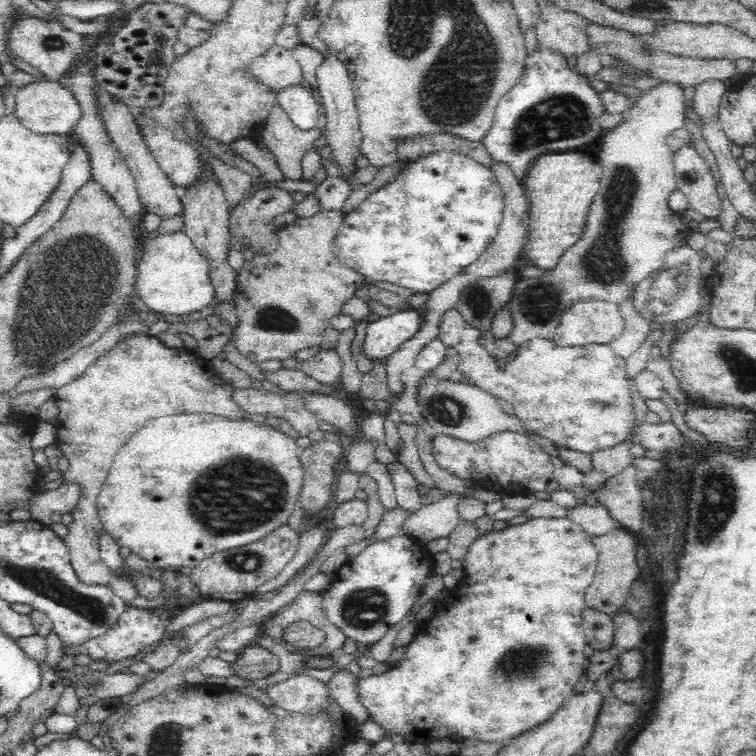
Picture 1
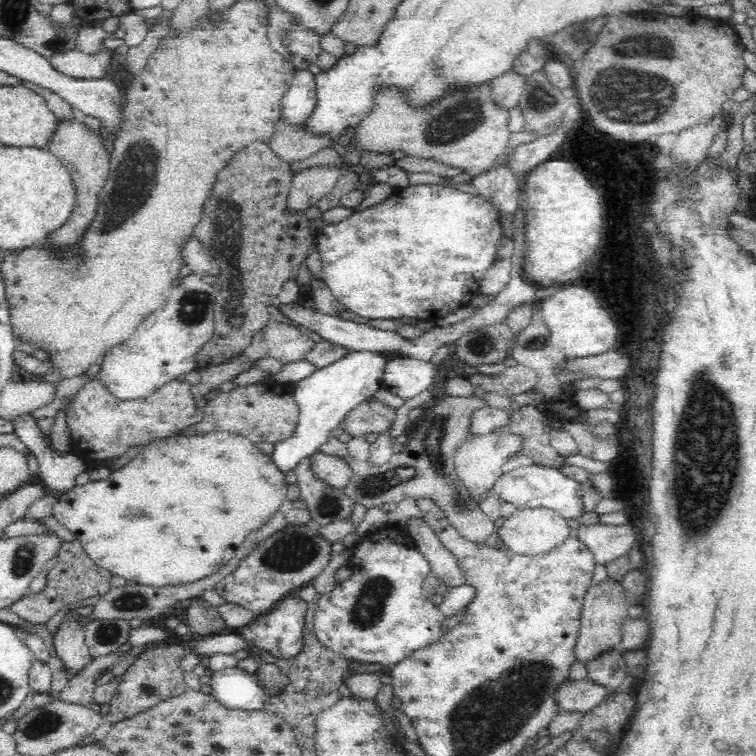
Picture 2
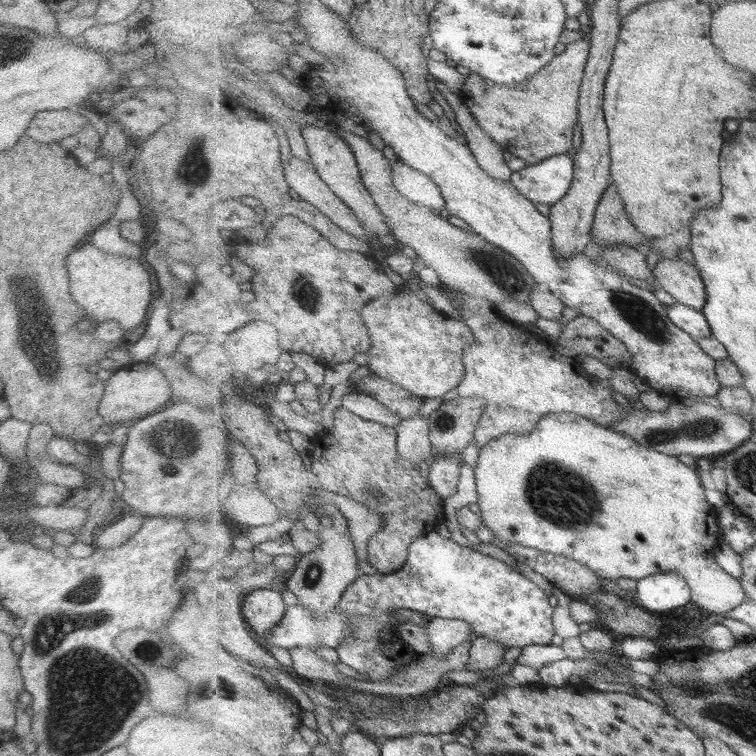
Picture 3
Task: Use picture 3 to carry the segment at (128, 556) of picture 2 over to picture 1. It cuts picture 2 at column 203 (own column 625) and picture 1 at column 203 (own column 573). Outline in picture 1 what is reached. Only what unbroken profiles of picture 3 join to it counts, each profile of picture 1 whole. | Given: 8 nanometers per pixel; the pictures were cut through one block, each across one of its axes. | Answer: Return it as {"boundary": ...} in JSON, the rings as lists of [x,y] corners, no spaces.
{"boundary":[[[208,413],[178,414],[178,416],[156,418],[156,420],[150,420],[142,430],[138,430],[138,434],[134,434],[134,438],[130,438],[128,444],[116,454],[97,498],[98,516],[105,526],[105,532],[120,547],[128,547],[134,554],[145,558],[148,566],[176,570],[180,567],[192,568],[218,551],[236,549],[257,542],[279,526],[288,525],[288,519],[296,506],[296,500],[299,500],[304,480],[305,467],[299,455],[300,447],[296,445],[296,441],[280,429],[270,427],[266,421],[263,424],[254,423],[248,417],[230,420],[226,416]]]}

